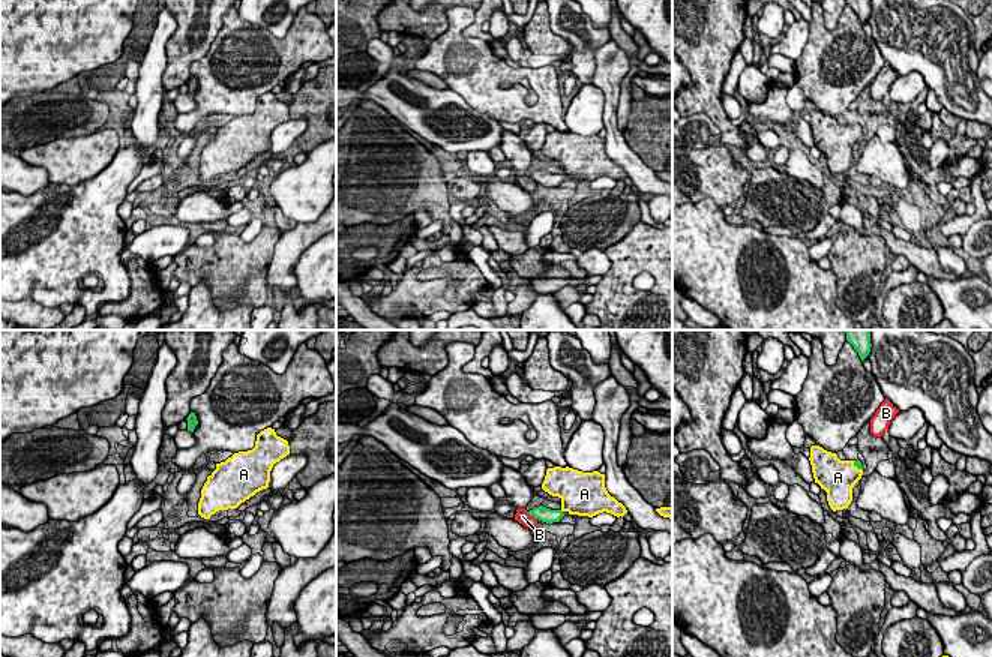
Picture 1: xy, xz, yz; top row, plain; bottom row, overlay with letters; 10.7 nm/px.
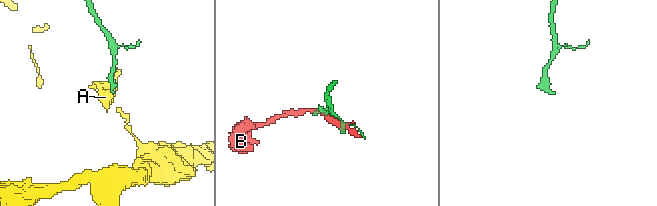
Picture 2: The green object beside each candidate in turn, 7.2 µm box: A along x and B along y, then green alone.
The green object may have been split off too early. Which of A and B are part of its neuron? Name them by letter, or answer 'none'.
A

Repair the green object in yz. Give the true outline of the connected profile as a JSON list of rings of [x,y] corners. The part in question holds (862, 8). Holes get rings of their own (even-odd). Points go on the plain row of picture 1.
[[[846,0],[846,4],[858,16],[861,26],[869,20],[872,10],[870,0]]]

